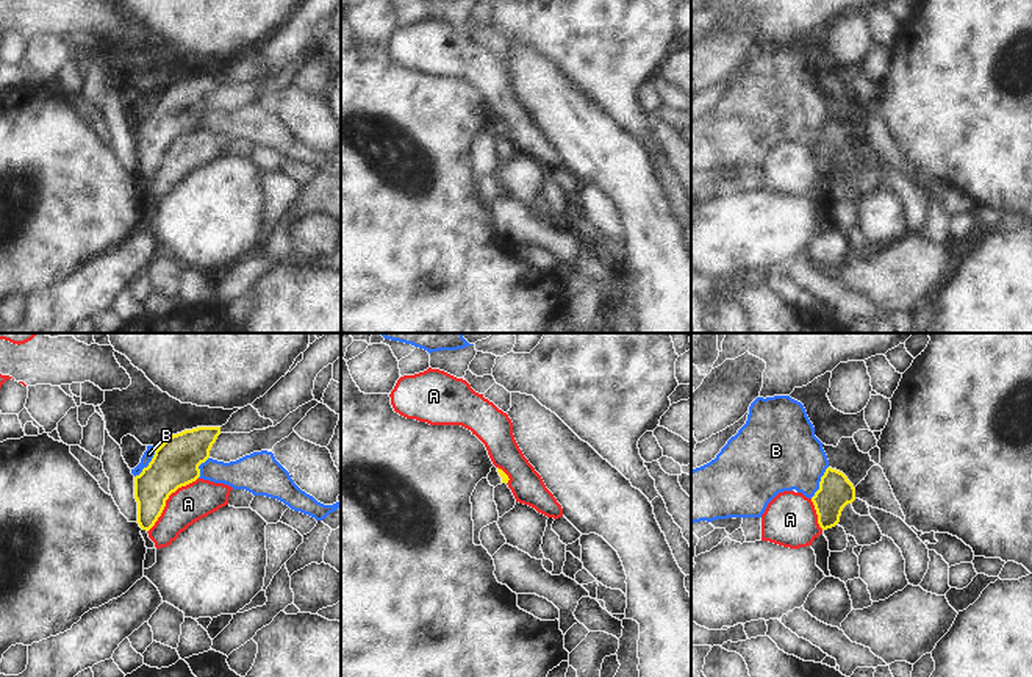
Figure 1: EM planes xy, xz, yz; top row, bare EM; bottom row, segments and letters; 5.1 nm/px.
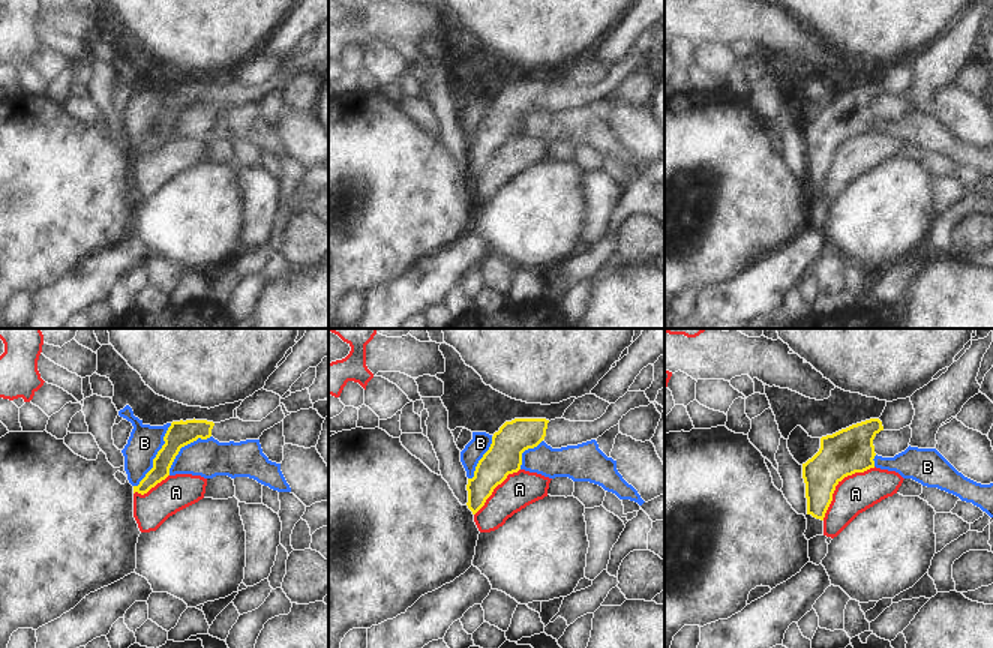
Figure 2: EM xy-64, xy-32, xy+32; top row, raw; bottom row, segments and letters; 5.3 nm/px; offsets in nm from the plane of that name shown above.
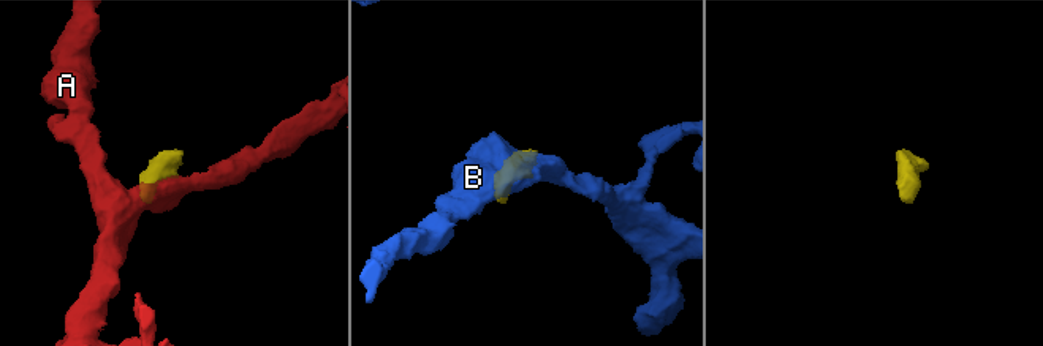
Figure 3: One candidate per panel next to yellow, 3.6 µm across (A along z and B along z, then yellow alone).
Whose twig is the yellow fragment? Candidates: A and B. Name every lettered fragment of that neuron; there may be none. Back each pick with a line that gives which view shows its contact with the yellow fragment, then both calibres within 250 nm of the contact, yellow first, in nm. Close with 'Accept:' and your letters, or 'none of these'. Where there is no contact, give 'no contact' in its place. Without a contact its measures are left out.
Accept: none of these

